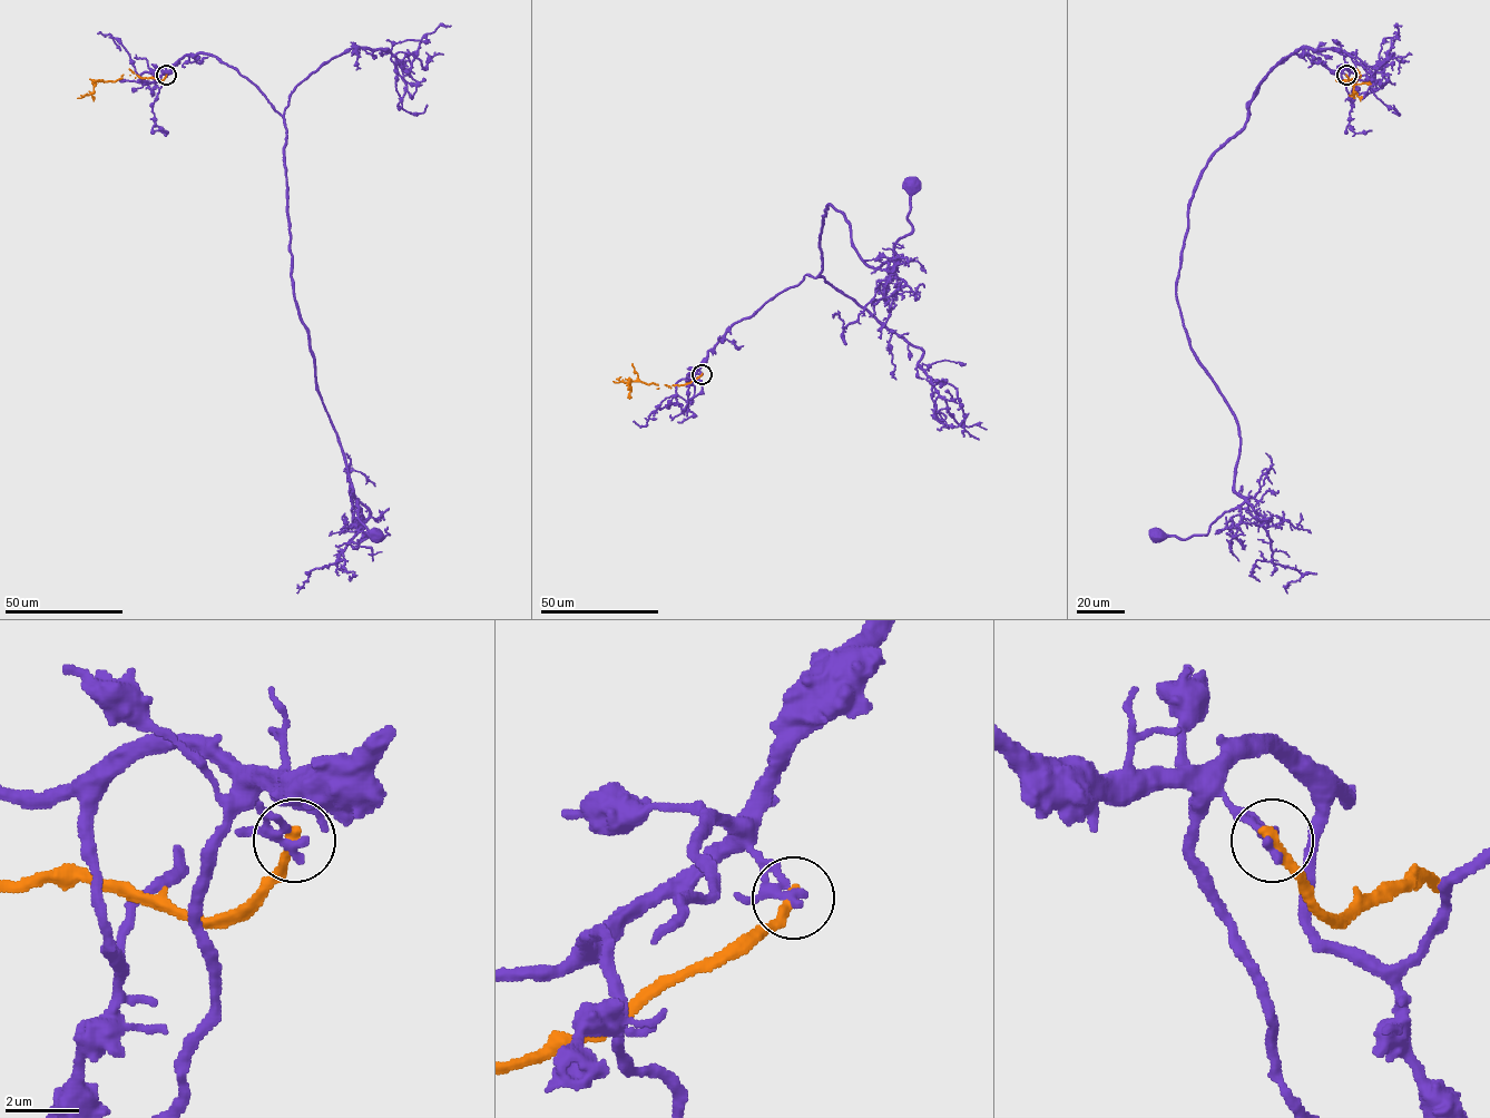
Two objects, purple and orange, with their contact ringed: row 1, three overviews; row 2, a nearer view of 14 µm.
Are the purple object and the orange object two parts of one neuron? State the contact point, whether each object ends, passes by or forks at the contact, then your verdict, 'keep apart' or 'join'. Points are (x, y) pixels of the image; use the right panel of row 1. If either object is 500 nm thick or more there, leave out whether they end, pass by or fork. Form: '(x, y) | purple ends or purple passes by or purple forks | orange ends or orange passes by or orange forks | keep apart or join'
(1346, 75) | purple passes by | orange ends | keep apart

